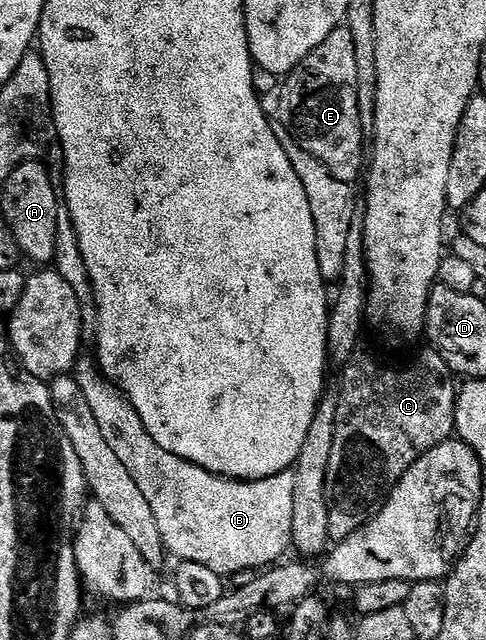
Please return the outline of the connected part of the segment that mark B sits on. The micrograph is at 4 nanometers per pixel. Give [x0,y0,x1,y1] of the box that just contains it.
[74,358,294,578]

